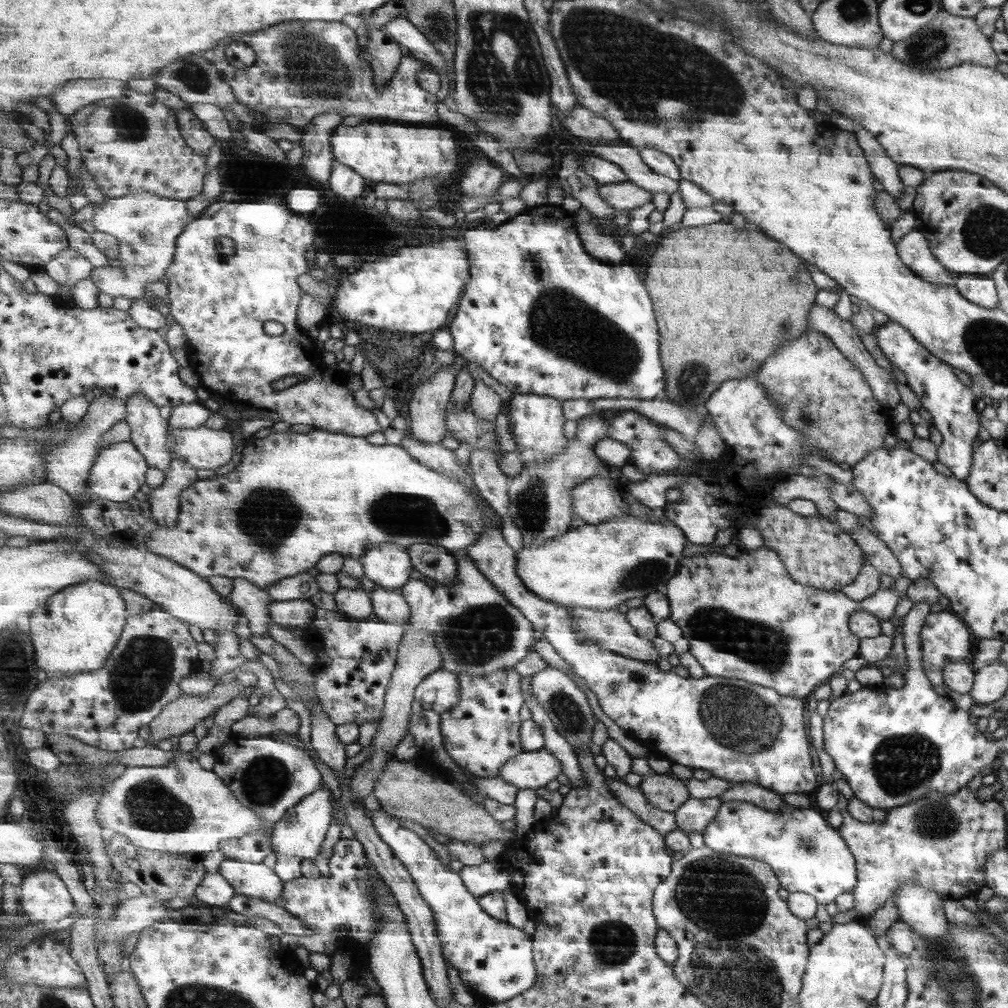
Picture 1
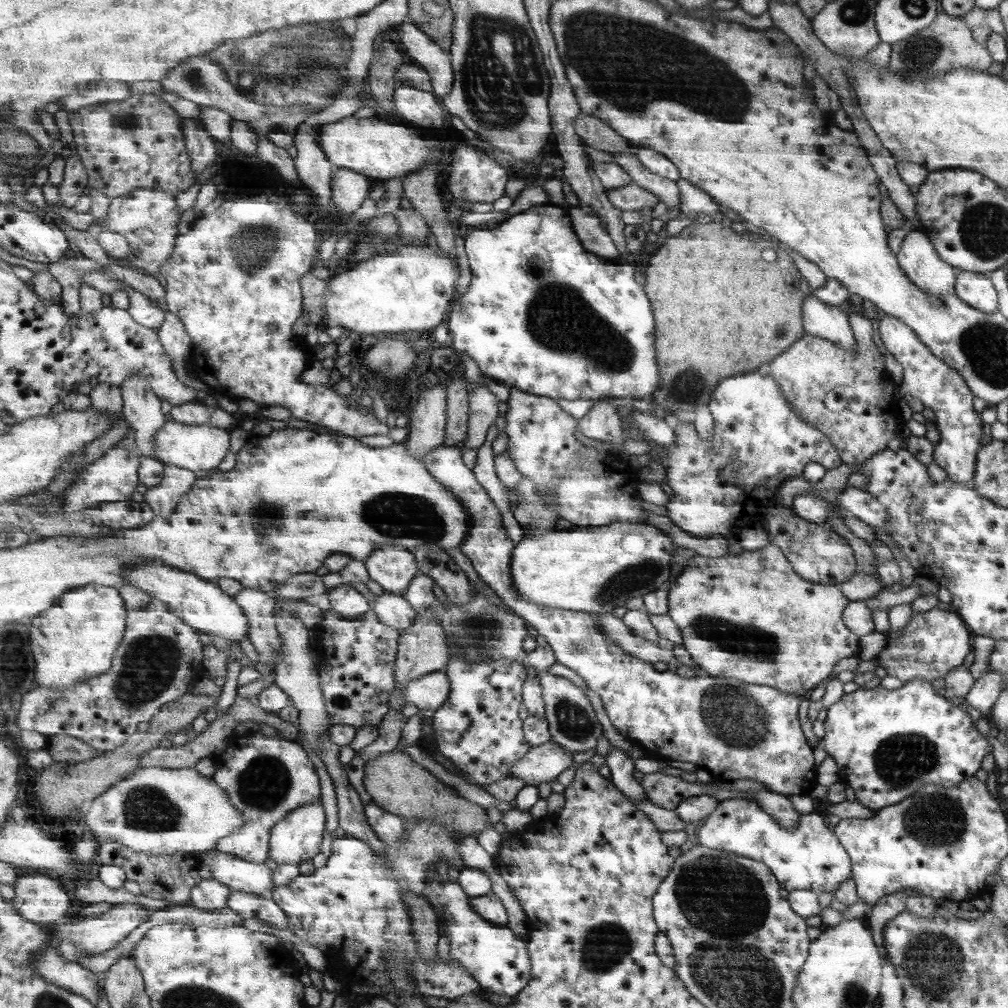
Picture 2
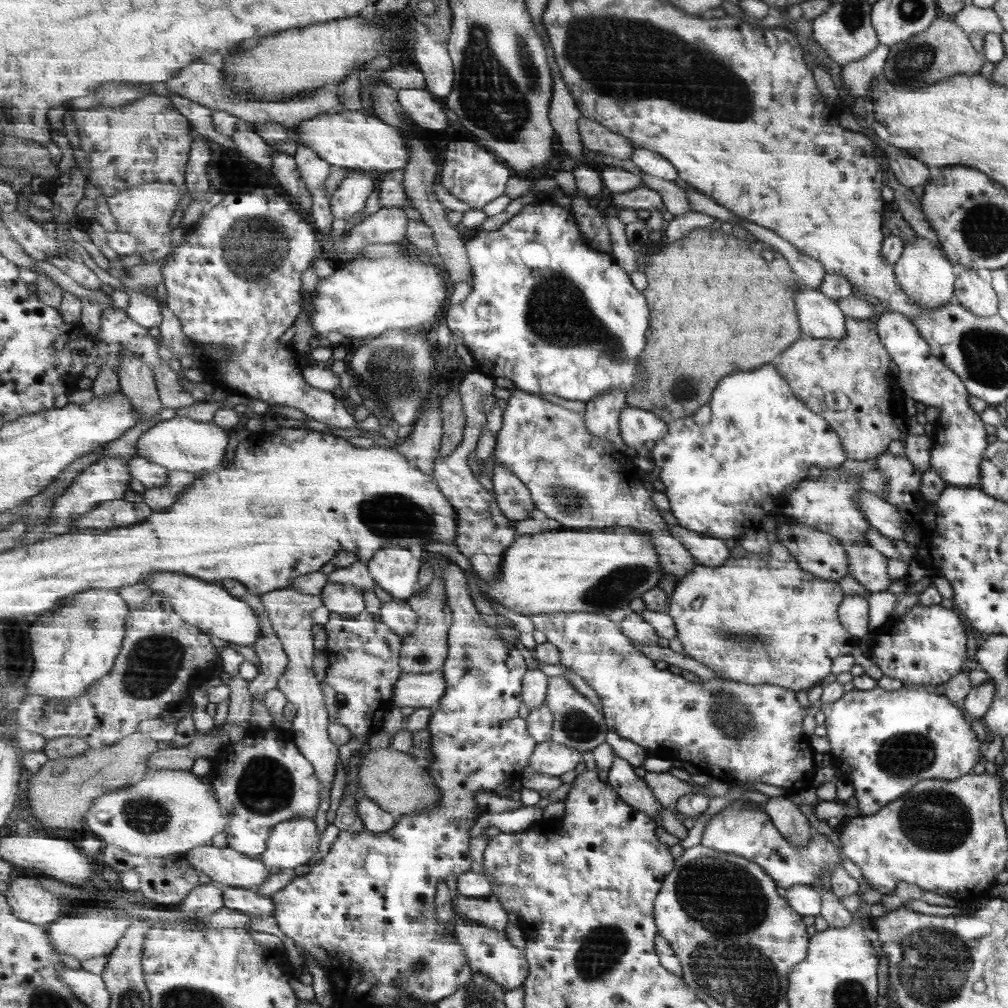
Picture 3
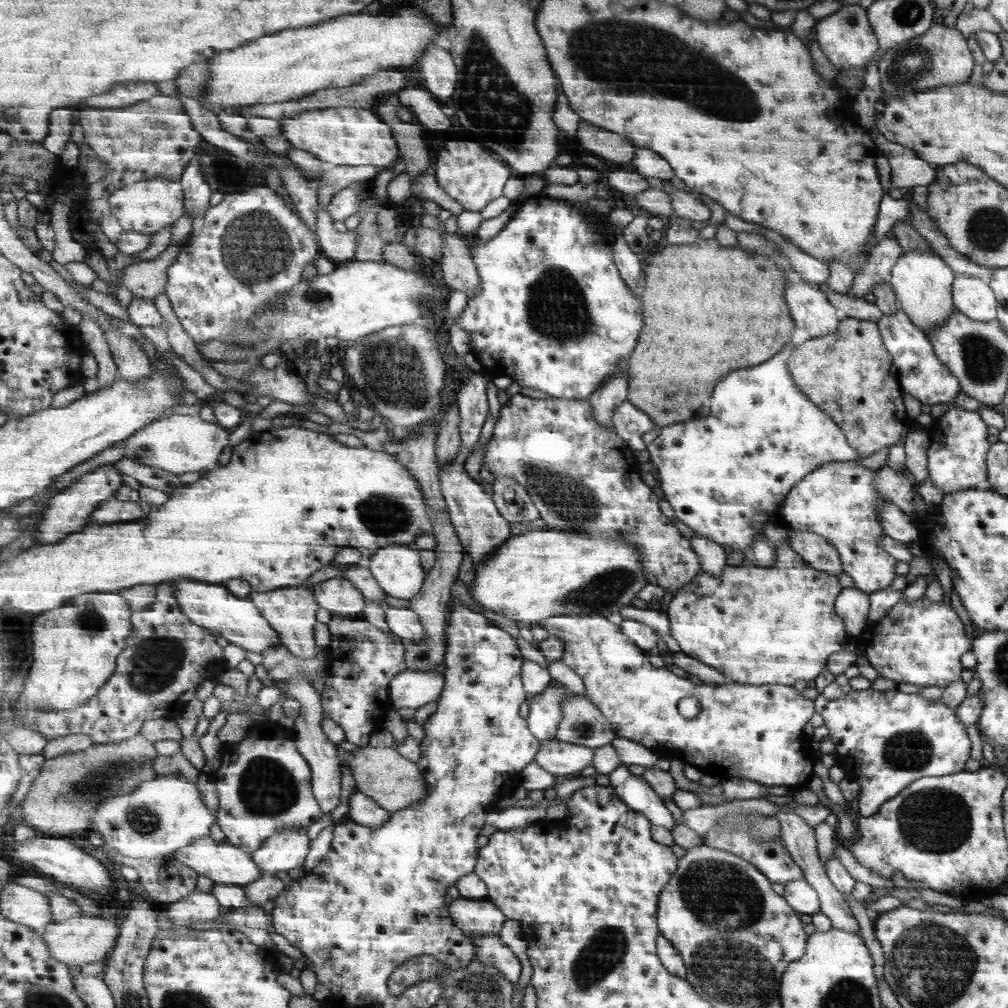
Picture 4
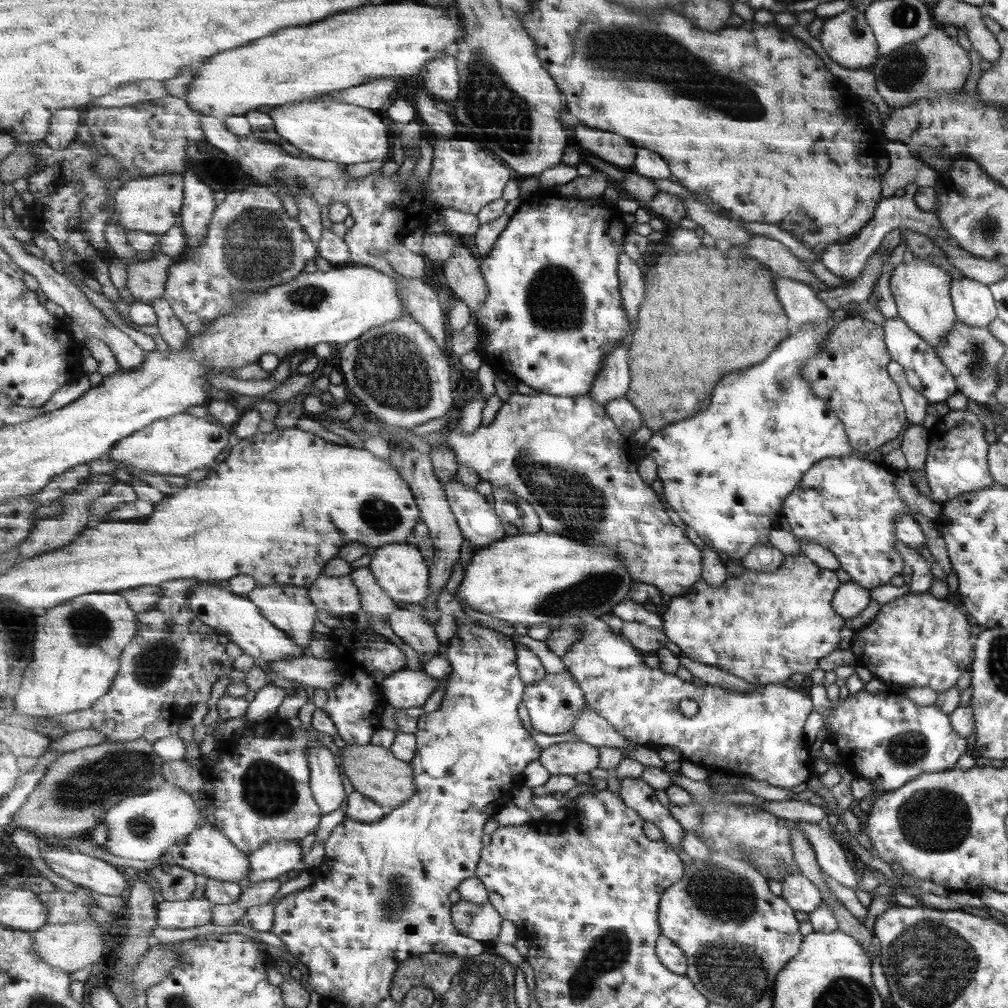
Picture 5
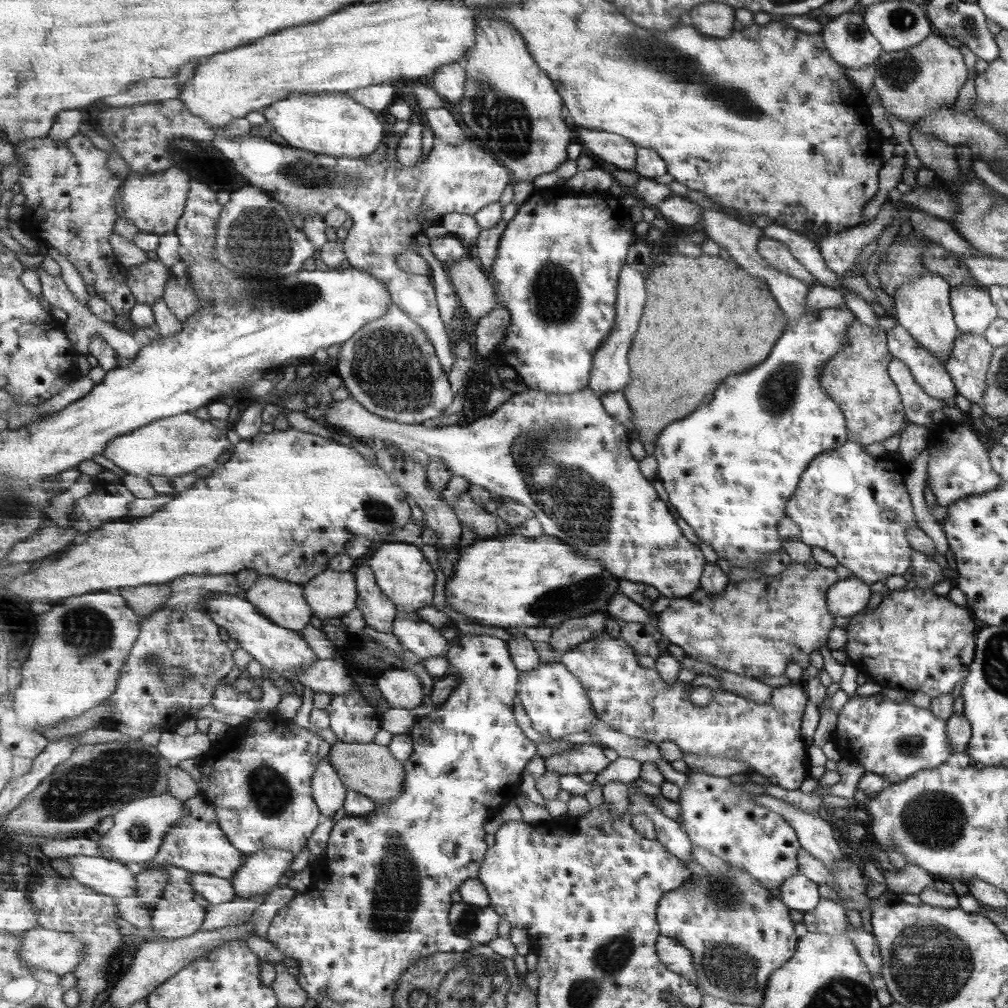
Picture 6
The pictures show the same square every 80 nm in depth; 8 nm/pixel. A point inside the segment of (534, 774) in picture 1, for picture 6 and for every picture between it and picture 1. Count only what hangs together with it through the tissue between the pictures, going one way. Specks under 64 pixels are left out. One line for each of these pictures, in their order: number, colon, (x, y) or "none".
2: (544, 763)
3: (550, 758)
4: (558, 758)
5: (568, 758)
6: (581, 758)

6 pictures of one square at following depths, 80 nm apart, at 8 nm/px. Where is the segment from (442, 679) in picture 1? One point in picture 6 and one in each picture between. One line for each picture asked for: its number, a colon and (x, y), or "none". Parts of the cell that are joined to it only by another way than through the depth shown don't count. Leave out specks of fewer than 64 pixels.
2: (429, 693)
3: (419, 691)
4: (410, 689)
5: (407, 688)
6: (401, 688)

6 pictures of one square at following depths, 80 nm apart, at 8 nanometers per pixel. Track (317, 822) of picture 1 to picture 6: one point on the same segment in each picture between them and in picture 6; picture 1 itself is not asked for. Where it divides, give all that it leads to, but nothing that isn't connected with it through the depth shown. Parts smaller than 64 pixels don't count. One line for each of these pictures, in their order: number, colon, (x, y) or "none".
2: (296, 839)
3: (293, 843)
4: (287, 850)
5: (278, 857)
6: (262, 872)

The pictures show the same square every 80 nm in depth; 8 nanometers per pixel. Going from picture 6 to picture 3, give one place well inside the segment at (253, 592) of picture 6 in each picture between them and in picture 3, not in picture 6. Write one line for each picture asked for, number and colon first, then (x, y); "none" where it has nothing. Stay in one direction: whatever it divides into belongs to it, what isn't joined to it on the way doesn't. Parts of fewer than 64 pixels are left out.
3: (291, 612)
4: (293, 612)
5: (289, 607)

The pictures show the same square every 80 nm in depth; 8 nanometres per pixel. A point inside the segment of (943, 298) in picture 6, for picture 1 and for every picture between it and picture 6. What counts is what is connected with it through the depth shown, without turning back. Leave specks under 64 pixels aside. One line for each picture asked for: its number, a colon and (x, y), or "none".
1: (913, 248)
2: (917, 256)
3: (925, 276)
4: (922, 283)
5: (921, 291)

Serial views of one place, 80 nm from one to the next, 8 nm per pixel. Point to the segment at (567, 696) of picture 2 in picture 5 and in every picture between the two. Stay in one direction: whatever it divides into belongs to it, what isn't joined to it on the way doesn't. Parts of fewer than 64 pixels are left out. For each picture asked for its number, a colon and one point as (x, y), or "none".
3: (578, 724)
4: (584, 724)
5: (592, 728)

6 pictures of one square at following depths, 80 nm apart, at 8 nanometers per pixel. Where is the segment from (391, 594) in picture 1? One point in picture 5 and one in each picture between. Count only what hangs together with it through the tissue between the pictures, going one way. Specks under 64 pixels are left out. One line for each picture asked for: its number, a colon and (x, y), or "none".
2: (396, 610)
3: (398, 614)
4: (404, 622)
5: (413, 629)

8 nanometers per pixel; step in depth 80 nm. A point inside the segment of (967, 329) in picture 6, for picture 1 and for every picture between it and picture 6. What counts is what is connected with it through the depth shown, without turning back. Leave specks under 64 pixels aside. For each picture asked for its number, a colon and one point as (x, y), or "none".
1: (979, 290)
2: (974, 289)
3: (973, 294)
4: (970, 296)
5: (972, 301)

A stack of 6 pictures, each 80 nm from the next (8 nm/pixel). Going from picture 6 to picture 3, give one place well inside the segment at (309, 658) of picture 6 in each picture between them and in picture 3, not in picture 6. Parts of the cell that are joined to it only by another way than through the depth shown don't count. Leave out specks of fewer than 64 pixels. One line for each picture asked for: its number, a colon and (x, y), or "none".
3: (211, 607)
4: (214, 607)
5: (239, 618)

